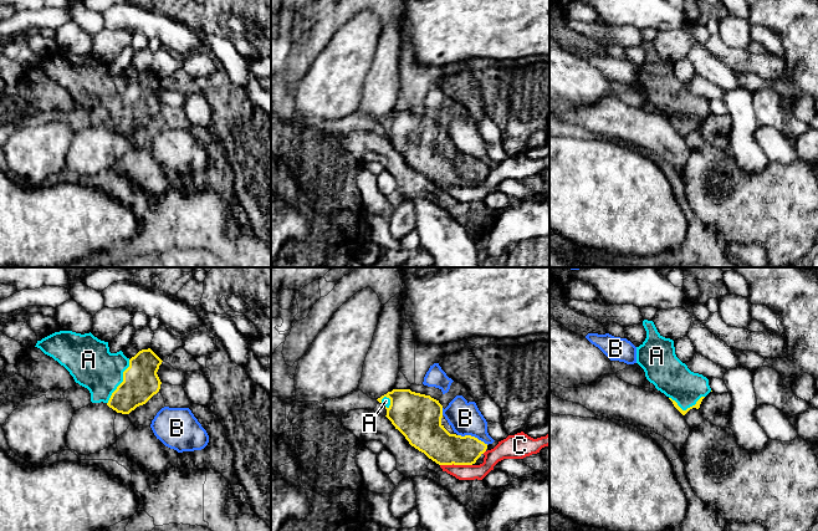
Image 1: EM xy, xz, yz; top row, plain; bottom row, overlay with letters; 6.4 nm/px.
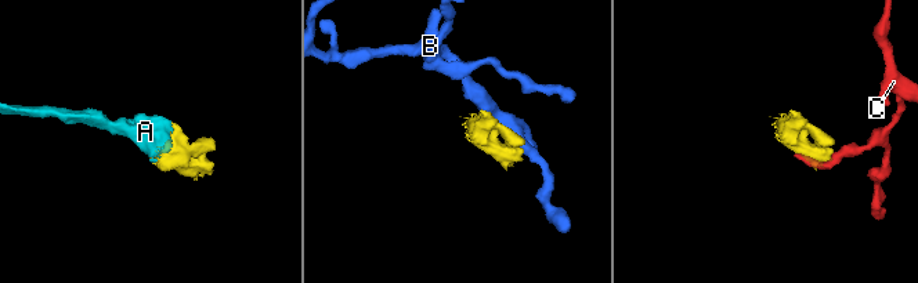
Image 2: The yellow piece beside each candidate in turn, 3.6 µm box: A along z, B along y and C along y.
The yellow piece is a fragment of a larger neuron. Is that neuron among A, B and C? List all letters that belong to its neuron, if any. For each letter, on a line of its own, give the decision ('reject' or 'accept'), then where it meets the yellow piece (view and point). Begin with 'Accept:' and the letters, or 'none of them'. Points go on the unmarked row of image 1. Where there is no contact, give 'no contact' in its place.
Accept: A
A: accept | xy (122, 103)
B: reject | xz (473, 158)
C: reject | xz (455, 185)

